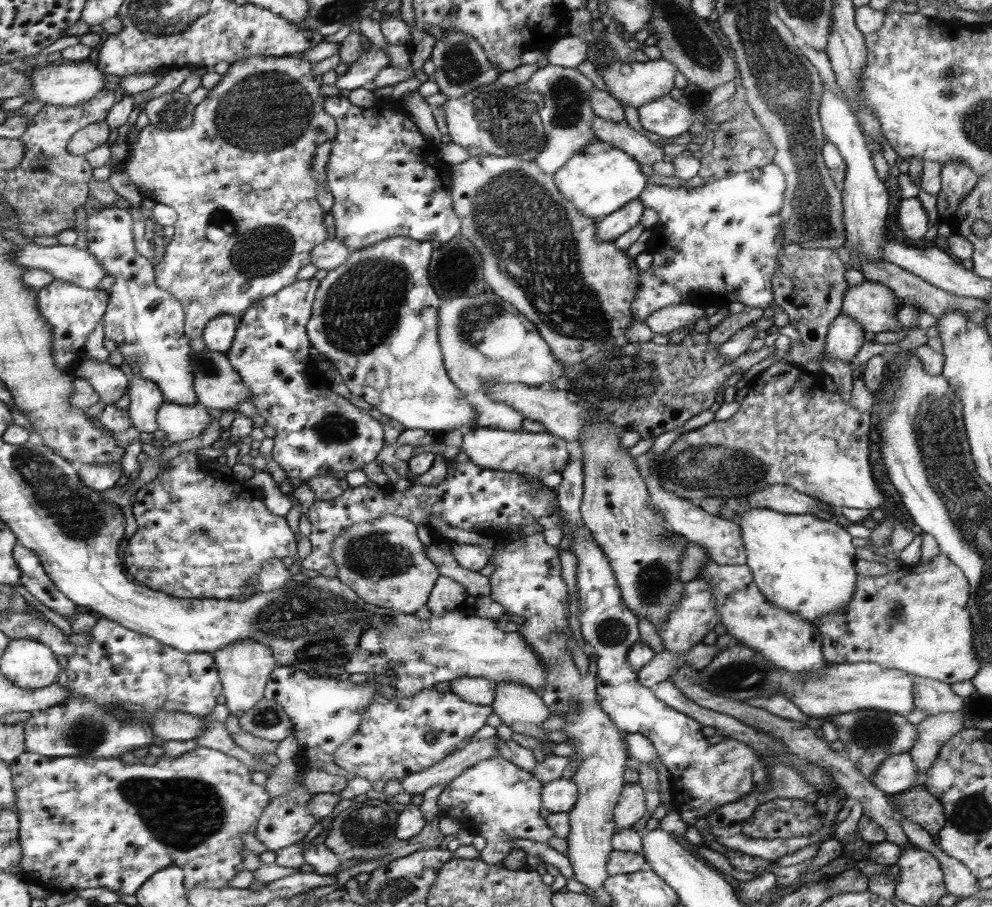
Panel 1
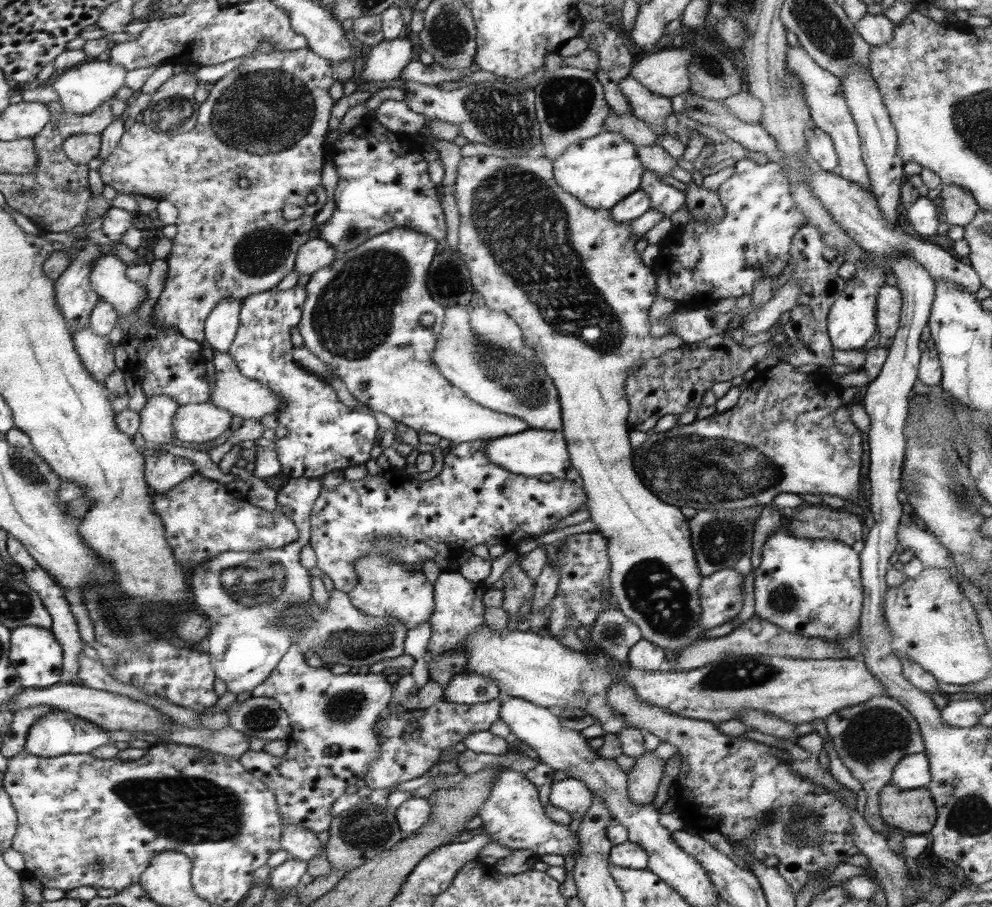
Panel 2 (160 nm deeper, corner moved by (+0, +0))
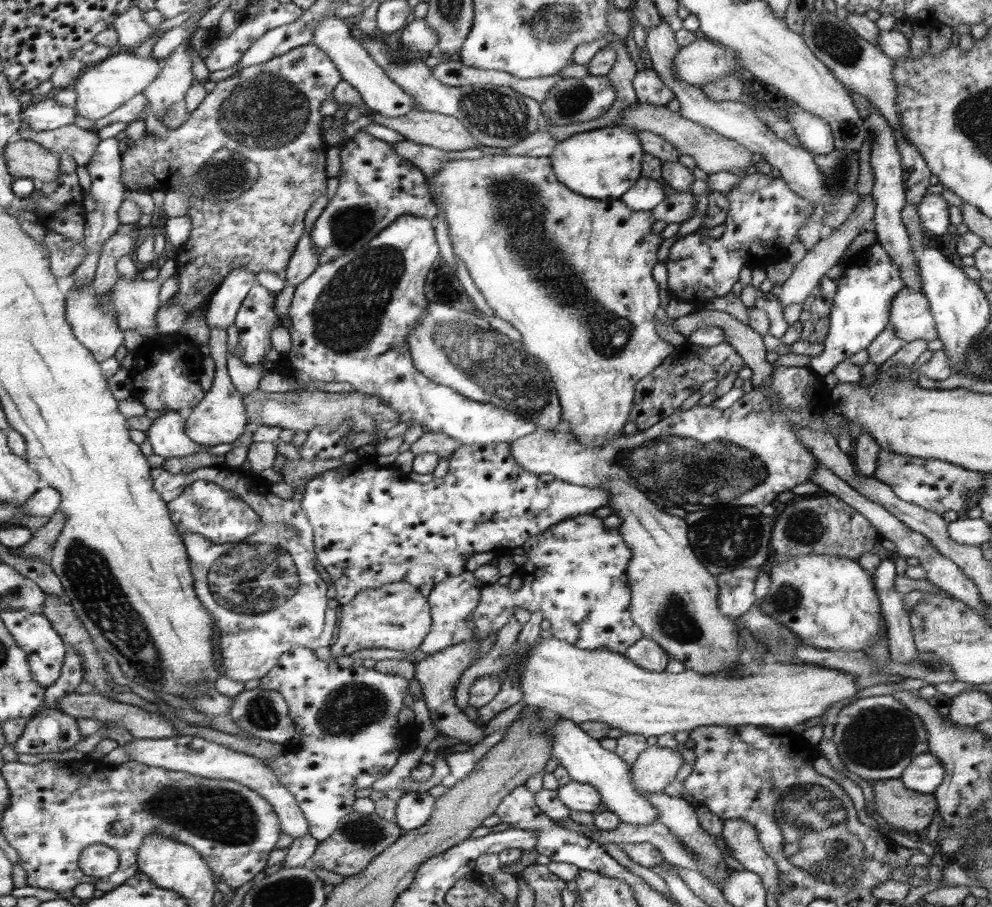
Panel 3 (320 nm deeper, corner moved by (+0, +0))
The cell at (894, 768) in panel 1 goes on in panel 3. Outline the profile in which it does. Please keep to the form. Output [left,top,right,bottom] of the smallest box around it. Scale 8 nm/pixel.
[900,750,945,794]

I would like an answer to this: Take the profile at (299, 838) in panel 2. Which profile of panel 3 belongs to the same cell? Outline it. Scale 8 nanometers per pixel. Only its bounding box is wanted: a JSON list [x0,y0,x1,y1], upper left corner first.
[122,735,309,839]

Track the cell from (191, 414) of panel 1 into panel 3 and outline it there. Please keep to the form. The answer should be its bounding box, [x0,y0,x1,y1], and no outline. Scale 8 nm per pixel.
[185,328,250,447]

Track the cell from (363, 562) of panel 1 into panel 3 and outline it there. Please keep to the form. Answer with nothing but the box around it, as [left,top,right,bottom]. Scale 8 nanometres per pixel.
[328,581,433,658]

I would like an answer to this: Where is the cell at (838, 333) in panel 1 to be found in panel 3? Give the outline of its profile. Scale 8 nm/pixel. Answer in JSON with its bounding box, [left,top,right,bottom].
[809,244,905,375]

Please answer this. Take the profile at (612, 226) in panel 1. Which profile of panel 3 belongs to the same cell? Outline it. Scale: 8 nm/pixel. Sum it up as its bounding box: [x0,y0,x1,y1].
[620,176,664,210]

